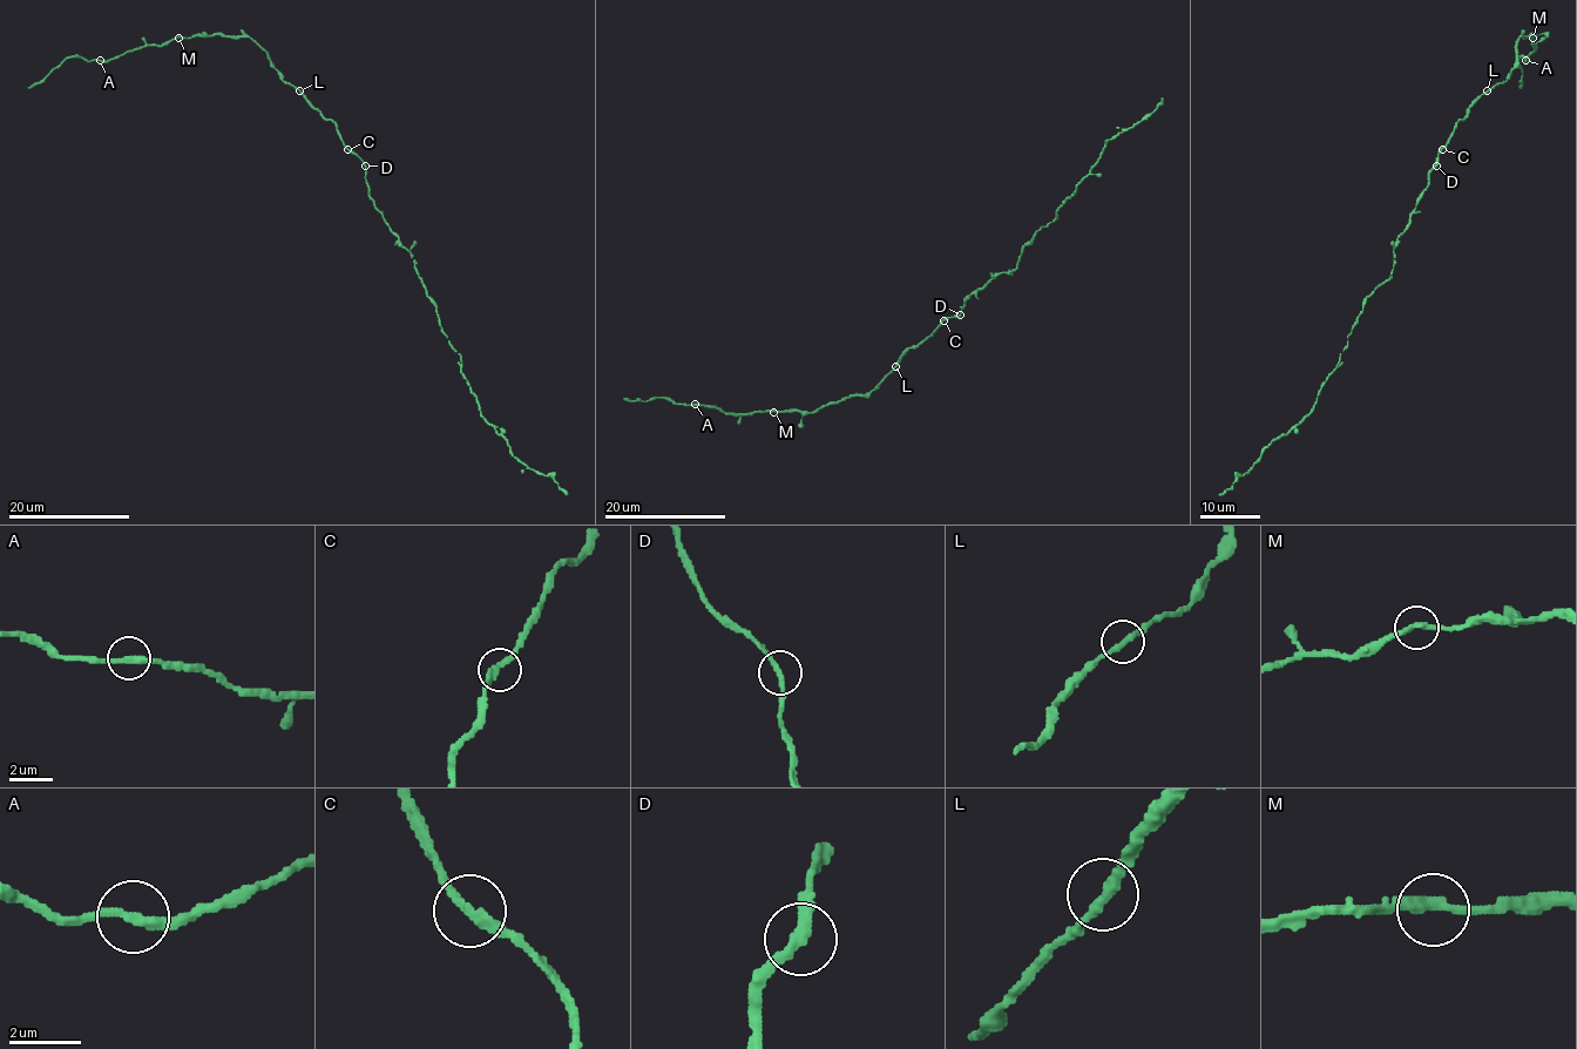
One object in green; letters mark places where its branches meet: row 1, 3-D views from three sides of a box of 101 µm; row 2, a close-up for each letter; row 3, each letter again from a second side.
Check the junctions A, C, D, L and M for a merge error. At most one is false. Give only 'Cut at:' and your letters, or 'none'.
Cut at: none

